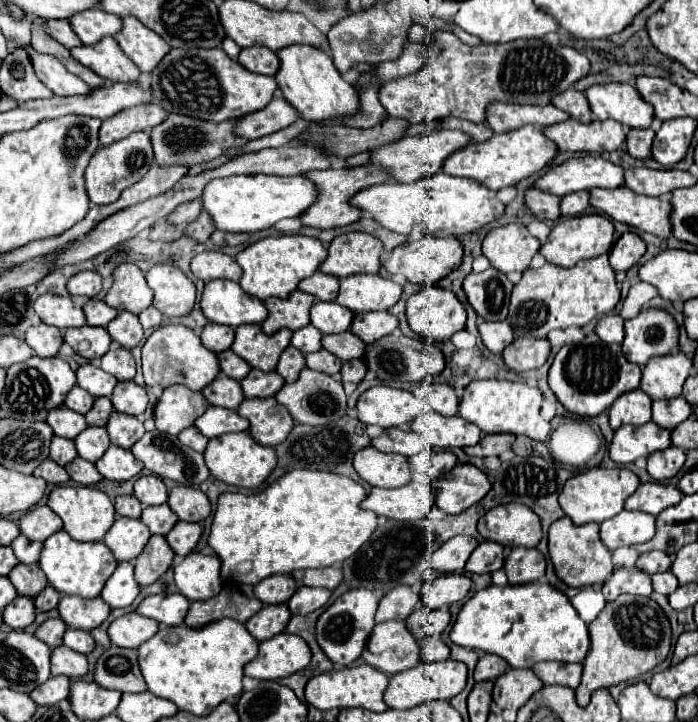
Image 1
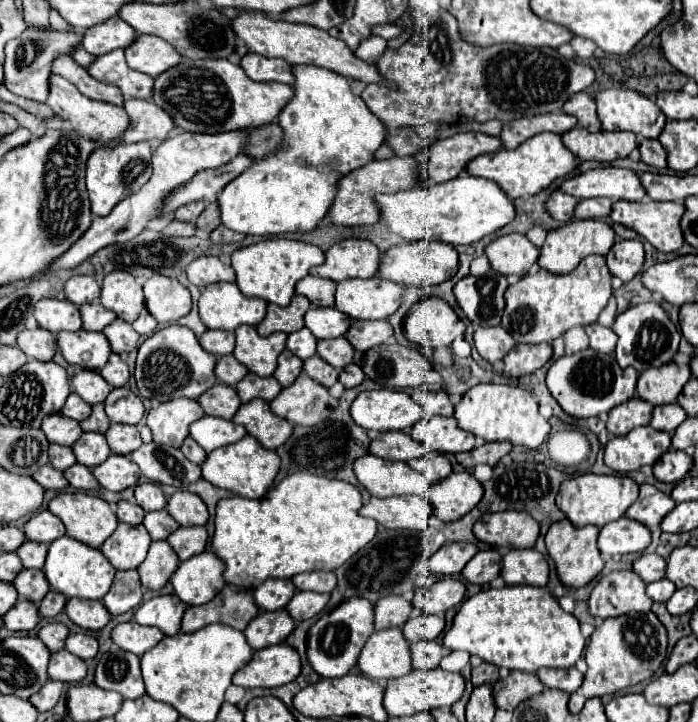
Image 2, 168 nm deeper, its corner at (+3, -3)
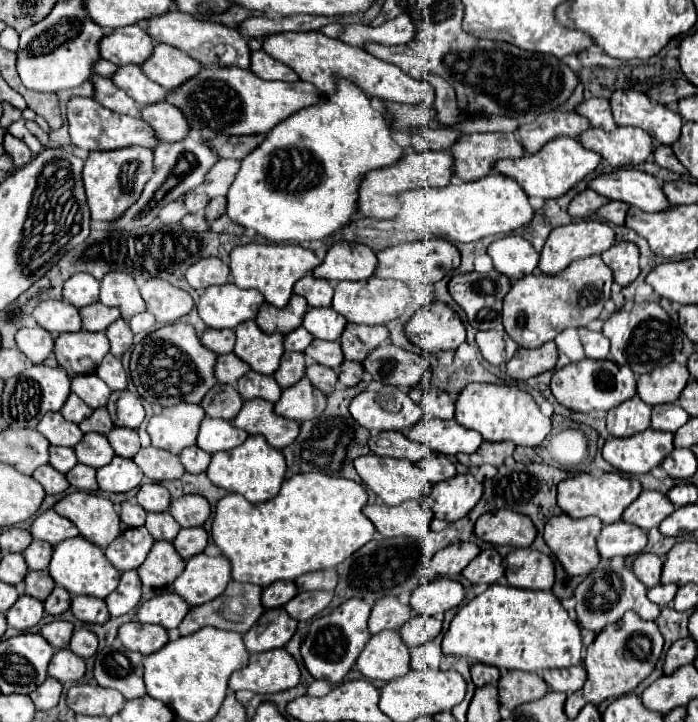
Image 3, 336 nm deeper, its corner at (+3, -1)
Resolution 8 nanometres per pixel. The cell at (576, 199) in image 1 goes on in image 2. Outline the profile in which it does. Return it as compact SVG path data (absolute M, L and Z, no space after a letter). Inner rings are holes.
M582 199L576 207L576 219L602 219L612 211L612 199Z

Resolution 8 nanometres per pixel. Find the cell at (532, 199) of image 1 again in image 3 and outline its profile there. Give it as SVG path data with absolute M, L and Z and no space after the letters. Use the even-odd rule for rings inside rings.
M586 189L586 191L580 191L568 205L568 213L570 217L580 217L580 219L586 219L590 215L596 213L598 207L602 207L604 203L608 203L606 197L594 193L592 189Z

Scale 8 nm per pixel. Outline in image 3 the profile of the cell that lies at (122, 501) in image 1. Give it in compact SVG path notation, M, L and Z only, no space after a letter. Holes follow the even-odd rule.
M124 501L120 507L120 519L126 527L142 527L146 521L146 511L134 501Z

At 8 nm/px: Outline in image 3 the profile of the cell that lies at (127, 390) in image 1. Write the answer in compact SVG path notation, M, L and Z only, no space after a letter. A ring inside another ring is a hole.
M112 391L108 399L108 413L112 415L114 425L138 429L144 421L144 407L140 397L132 395L130 391Z

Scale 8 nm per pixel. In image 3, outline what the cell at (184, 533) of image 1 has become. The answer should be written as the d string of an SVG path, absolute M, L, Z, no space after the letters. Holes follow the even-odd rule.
M204 527L180 529L180 533L176 535L176 539L172 543L174 543L178 555L184 557L184 561L188 561L190 557L204 551L204 547L208 543L208 533L204 531Z

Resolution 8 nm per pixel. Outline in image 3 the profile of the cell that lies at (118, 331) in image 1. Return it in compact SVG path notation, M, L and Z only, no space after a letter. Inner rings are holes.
M118 319L118 321L114 321L114 323L106 329L106 337L110 339L110 353L120 359L122 353L132 347L134 333L132 333L132 329L128 327L128 323L126 323L124 319Z

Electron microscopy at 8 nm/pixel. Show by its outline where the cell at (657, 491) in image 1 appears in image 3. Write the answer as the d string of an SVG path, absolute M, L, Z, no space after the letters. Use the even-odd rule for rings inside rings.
M642 491L640 497L624 511L622 519L628 523L634 523L642 529L652 529L662 523L676 507L670 503L670 499L658 491Z

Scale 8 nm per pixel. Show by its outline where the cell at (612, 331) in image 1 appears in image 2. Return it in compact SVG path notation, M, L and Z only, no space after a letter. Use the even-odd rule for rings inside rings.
M592 323L588 327L584 327L588 339L590 339L590 347L594 351L602 351L602 353L612 353L616 347L616 335L610 327L602 327L598 323Z

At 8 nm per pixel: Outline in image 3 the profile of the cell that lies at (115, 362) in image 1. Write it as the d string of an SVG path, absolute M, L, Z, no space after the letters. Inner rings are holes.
M108 353L108 355L104 357L104 361L98 365L96 375L98 375L112 391L122 391L122 389L126 389L126 383L128 383L126 371L124 371L120 359L114 357L112 353Z

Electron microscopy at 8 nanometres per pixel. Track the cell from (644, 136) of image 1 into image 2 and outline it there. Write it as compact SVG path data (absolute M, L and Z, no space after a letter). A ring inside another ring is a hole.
M640 139L640 155L642 155L642 161L656 167L656 169L666 169L668 167L668 161L666 161L666 151L664 147L660 145L660 141L656 139Z

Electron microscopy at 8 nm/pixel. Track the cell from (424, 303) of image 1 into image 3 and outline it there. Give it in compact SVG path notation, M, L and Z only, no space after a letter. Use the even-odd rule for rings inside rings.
M430 303L418 309L406 323L406 337L426 353L454 351L466 339L464 325L446 303Z

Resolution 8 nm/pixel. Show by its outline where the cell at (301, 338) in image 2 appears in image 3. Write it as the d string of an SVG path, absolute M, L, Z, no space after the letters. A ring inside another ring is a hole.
M298 327L296 331L292 331L292 333L288 333L286 337L284 337L284 349L286 351L306 351L306 347L312 343L312 335L304 329L304 327Z

